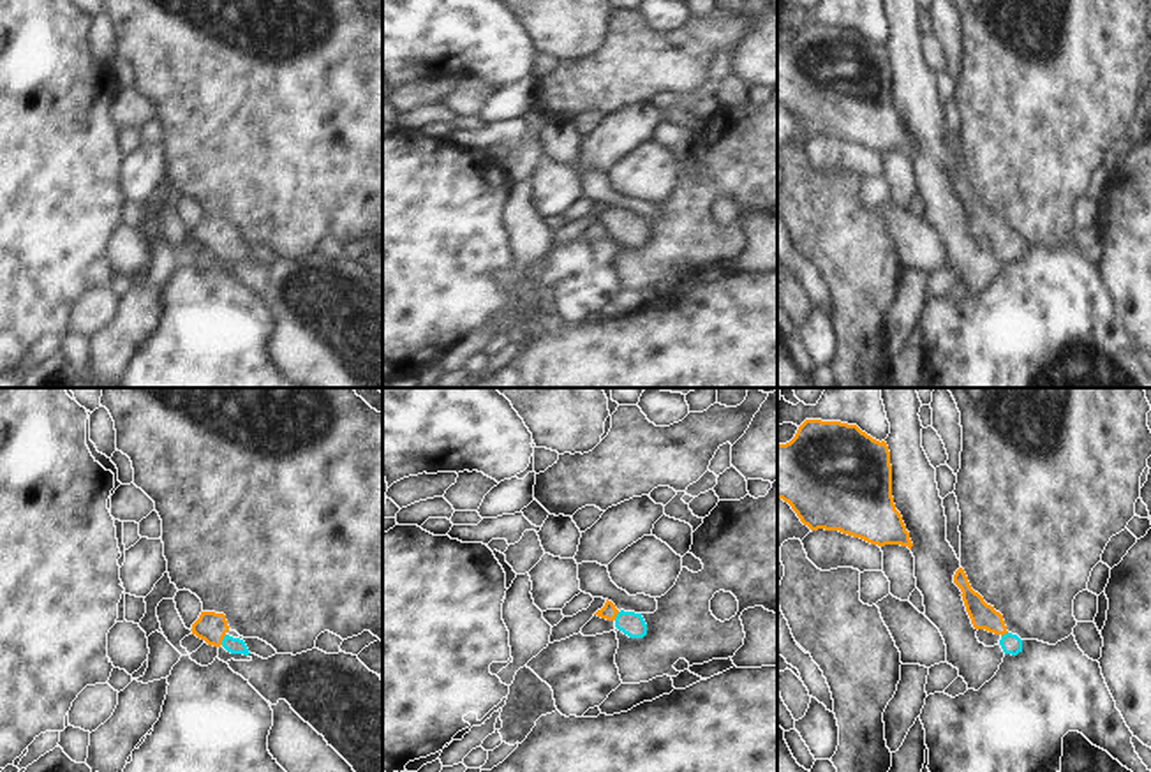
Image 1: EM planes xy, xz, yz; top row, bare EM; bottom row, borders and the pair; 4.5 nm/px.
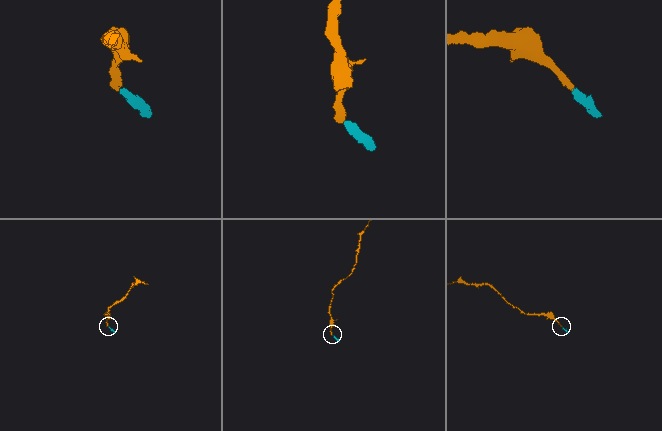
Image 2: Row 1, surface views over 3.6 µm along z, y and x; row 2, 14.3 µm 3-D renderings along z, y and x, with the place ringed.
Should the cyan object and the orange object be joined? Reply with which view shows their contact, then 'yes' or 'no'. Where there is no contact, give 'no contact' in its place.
meets cyan in xy; yes

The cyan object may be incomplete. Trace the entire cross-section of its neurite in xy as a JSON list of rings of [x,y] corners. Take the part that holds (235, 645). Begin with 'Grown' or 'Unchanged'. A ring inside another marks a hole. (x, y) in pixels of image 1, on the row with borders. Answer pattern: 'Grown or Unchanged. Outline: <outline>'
Grown. Outline: [[[201,612],[190,631],[208,645],[222,645],[231,654],[250,654],[243,640],[227,635],[229,626],[224,613]]]

